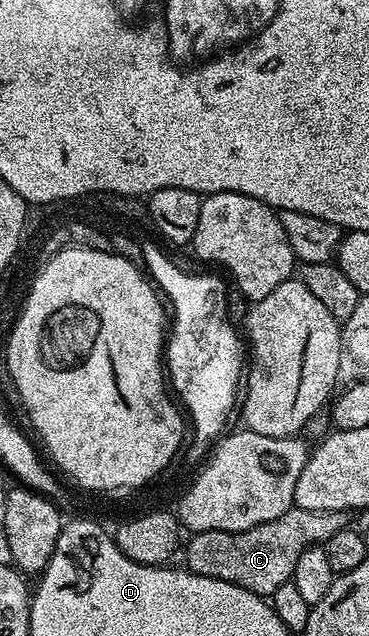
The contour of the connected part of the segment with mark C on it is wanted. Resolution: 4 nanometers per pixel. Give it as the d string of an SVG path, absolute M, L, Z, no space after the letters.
M293 506L289 511L284 512L280 517L276 517L276 521L268 521L256 525L252 529L244 529L243 531L195 531L189 536L190 540L185 540L184 551L186 547L186 563L185 570L192 572L194 575L203 575L204 577L216 577L220 581L228 581L232 585L240 585L244 589L248 589L252 593L269 597L276 593L276 589L280 589L280 585L291 582L296 569L296 561L300 561L300 553L304 553L309 547L315 545L324 545L328 541L328 537L332 537L332 533L340 533L345 527L351 526L351 516L345 511L313 511L312 509L300 509Z

